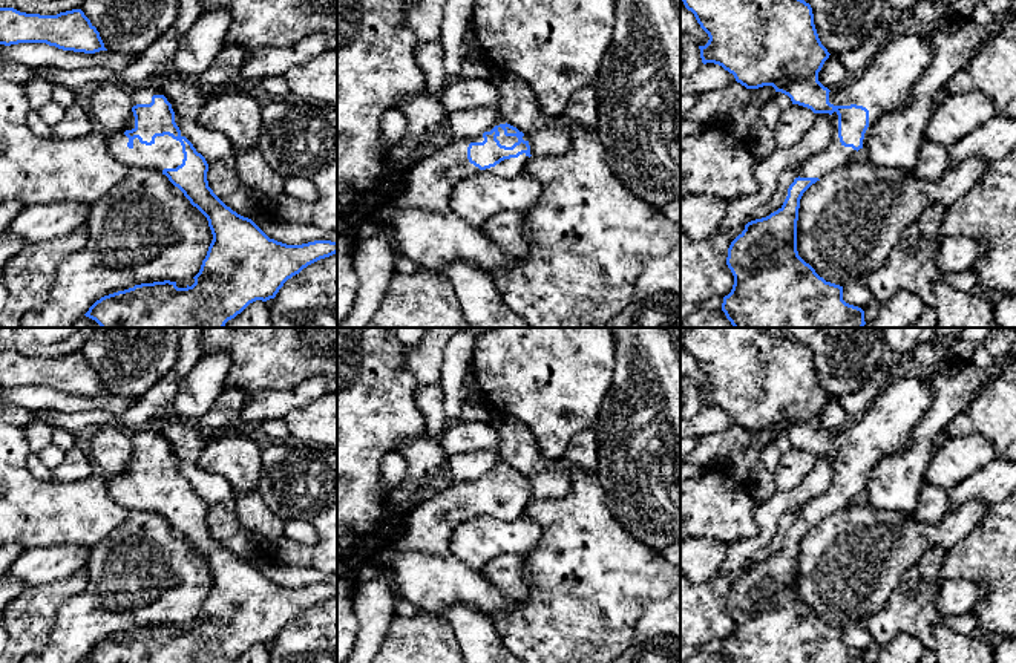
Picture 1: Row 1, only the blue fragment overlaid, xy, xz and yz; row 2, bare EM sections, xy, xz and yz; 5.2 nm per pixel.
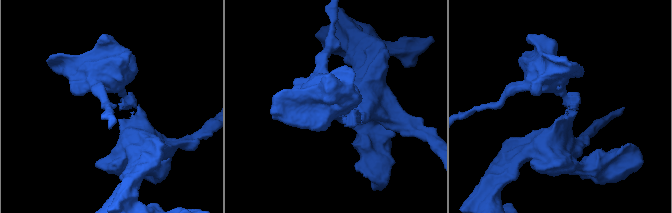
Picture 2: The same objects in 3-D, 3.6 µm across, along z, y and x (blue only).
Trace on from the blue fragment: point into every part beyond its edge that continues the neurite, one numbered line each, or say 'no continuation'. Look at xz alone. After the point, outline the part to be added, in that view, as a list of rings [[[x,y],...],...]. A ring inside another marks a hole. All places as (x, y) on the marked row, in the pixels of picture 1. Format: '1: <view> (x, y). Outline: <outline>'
1: xz (428, 187). Outline: [[[483,135],[461,141],[451,141],[440,152],[417,162],[406,178],[405,185],[392,198],[392,204],[403,208],[424,210],[444,214],[452,211],[452,188],[470,176],[489,173],[501,178],[515,178],[524,171],[529,161],[526,153],[504,159],[495,167],[480,170],[467,159],[470,142],[483,142]]]

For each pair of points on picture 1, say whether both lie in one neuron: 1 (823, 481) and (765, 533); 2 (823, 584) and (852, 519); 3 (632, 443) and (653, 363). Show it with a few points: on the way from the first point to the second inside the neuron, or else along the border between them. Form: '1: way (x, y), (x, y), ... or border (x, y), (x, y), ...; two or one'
1: way (806, 490), (796, 498), (786, 499), (770, 516); one
2: way (839, 568), (852, 555), (852, 535); one
3: way (652, 423), (653, 383); one

